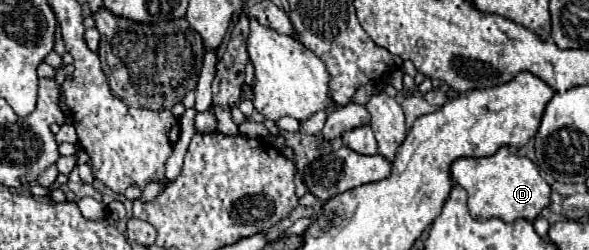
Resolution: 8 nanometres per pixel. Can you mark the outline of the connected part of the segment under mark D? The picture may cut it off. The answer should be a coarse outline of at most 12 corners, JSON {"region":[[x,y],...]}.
{"region":[[502,146],[456,160],[452,180],[474,218],[534,222],[552,188]]}

